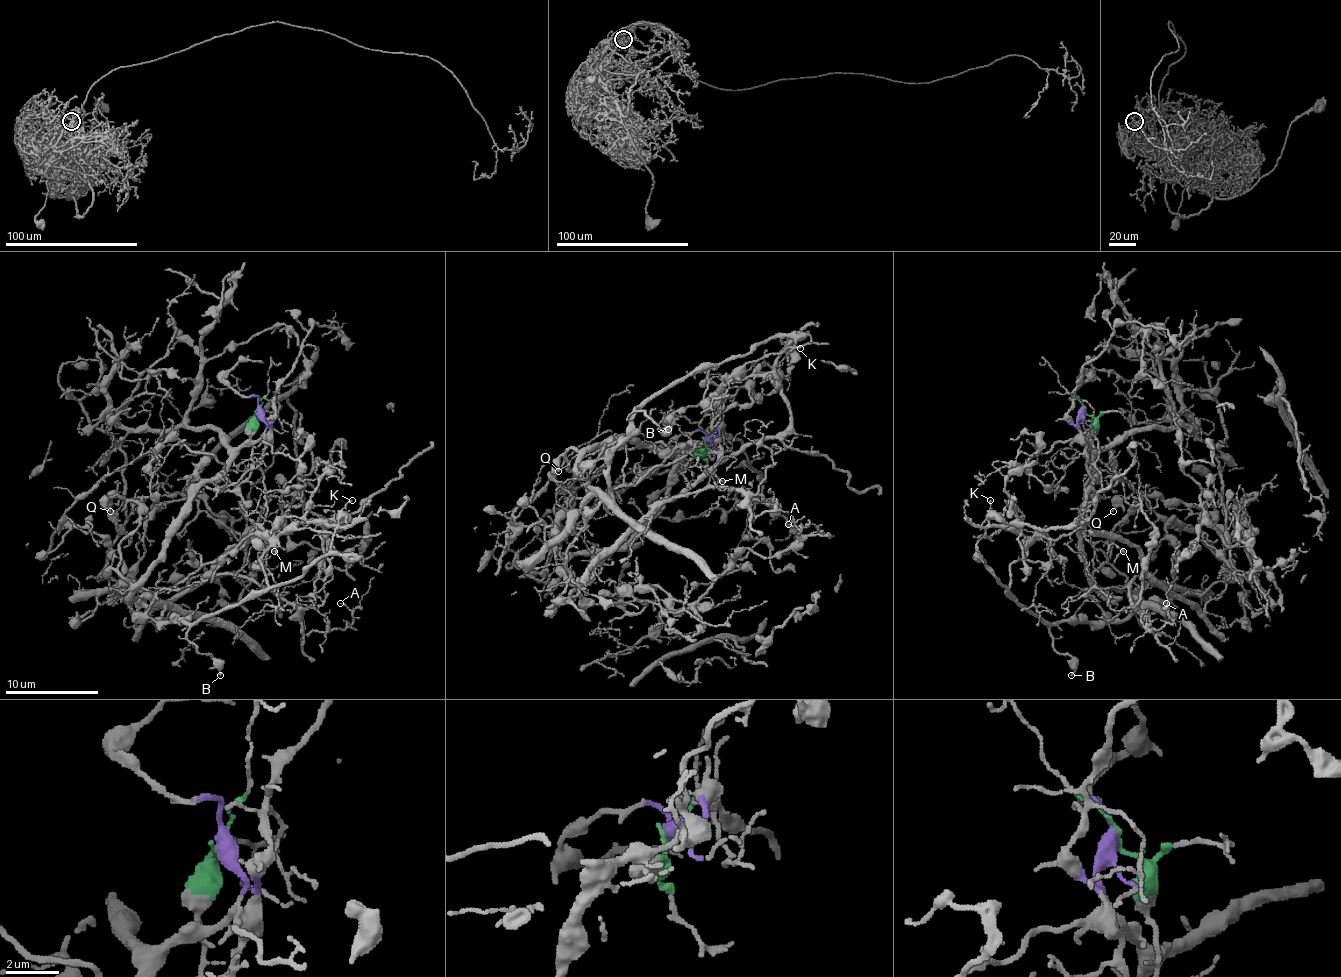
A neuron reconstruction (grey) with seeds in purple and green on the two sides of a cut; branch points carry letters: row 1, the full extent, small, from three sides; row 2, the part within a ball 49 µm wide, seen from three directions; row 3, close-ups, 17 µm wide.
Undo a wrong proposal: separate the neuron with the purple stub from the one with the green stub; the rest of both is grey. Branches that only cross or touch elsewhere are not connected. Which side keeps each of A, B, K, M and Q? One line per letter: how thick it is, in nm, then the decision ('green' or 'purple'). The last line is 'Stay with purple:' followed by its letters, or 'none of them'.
A: calibre 120 nm; purple
B: calibre 180 nm; purple
K: calibre 110 nm; purple
M: calibre 130 nm; green
Q: calibre 200 nm; purple
Stay with purple: A, B, K, Q

